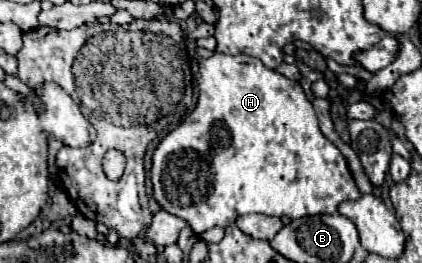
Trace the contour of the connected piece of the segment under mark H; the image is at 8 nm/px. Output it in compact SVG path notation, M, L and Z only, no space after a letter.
M214 52L210 58L200 60L198 76L200 96L196 108L190 112L186 122L160 140L152 154L150 168L154 200L162 210L186 220L194 234L200 236L214 226L226 228L234 224L238 216L254 212L278 218L288 216L292 220L334 214L340 202L356 200L360 196L346 158L318 130L314 108L296 80L266 68L258 58L246 54L228 56L222 52Z

